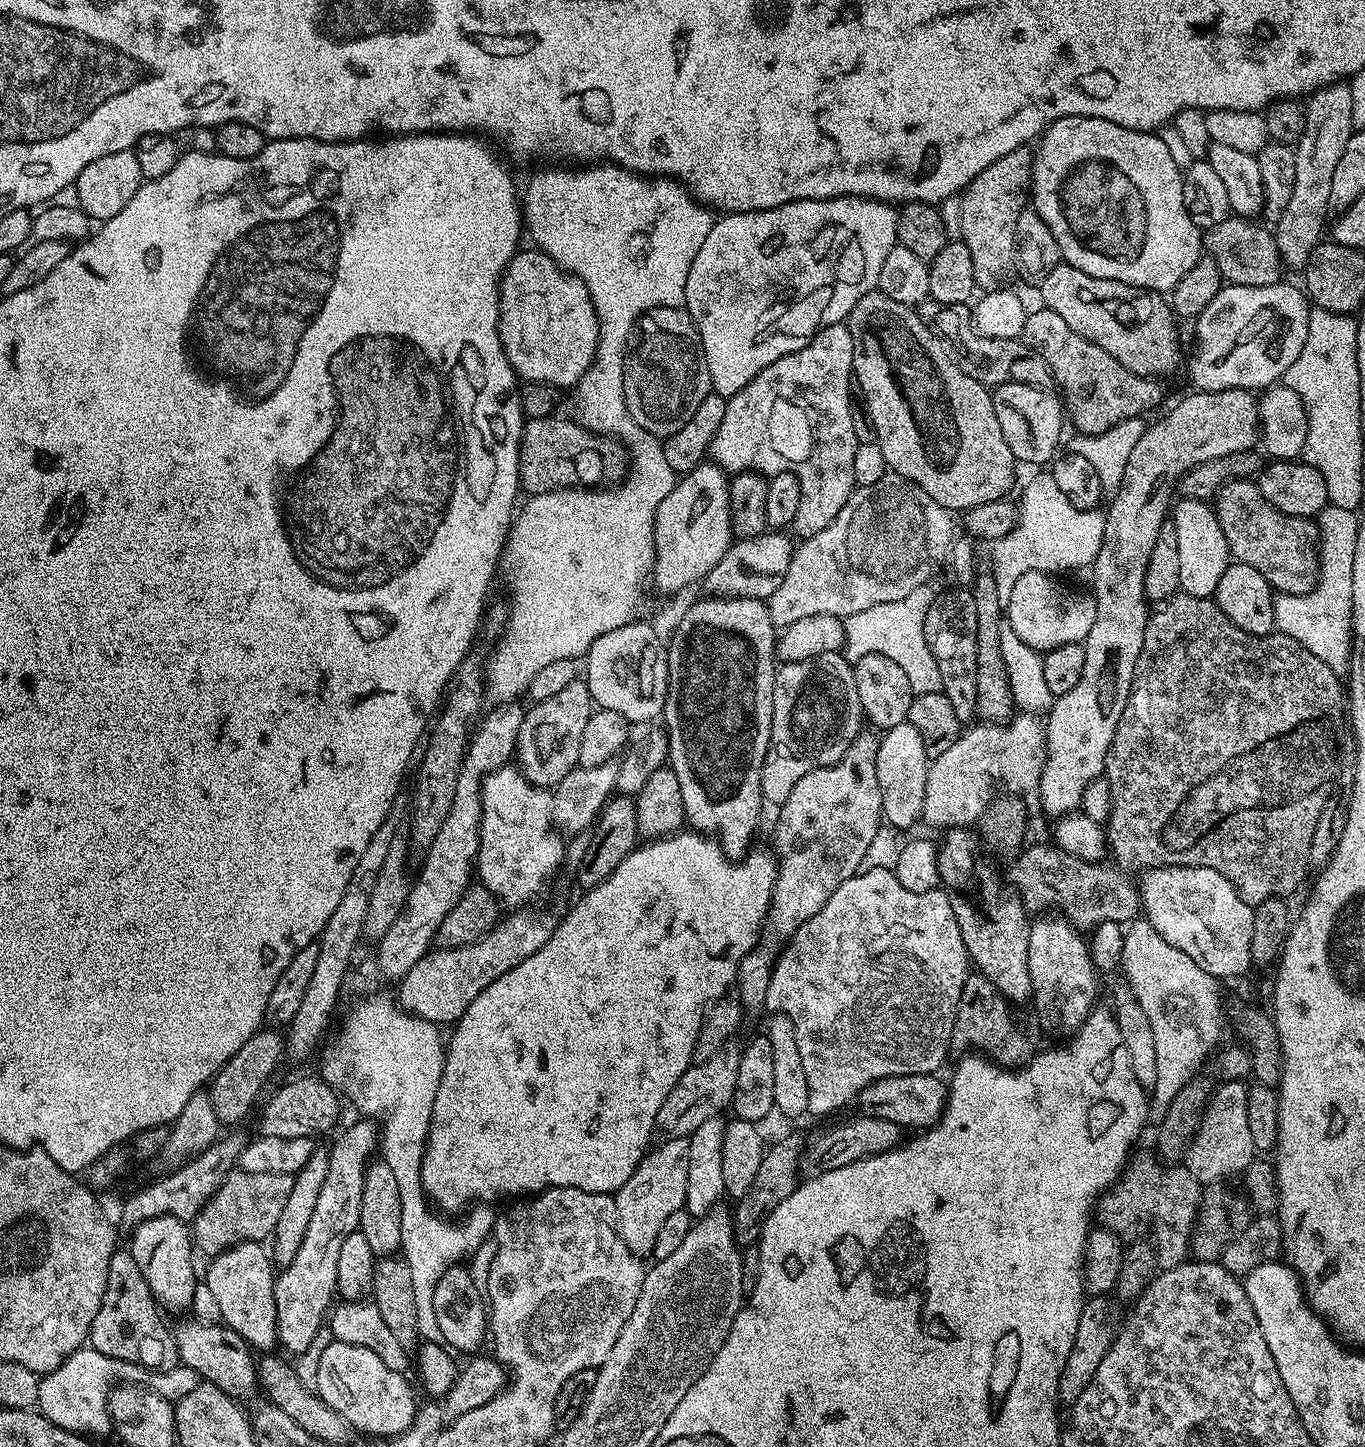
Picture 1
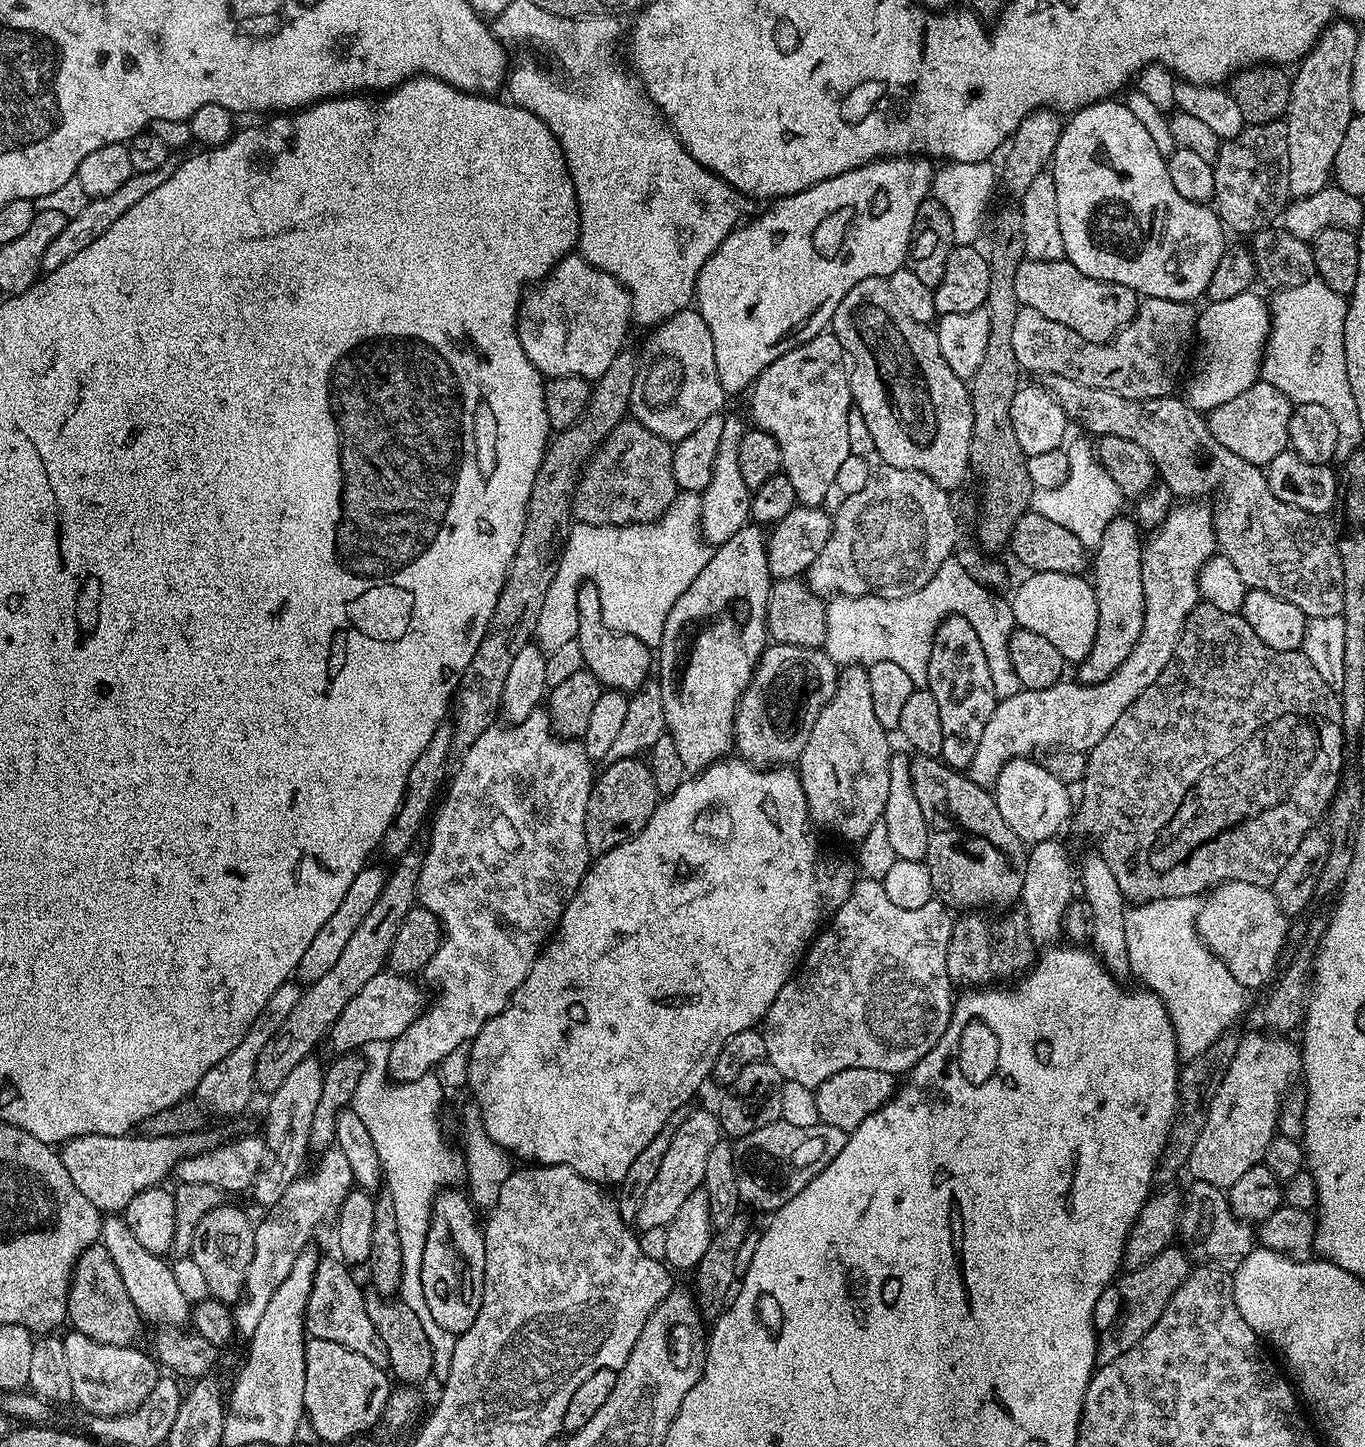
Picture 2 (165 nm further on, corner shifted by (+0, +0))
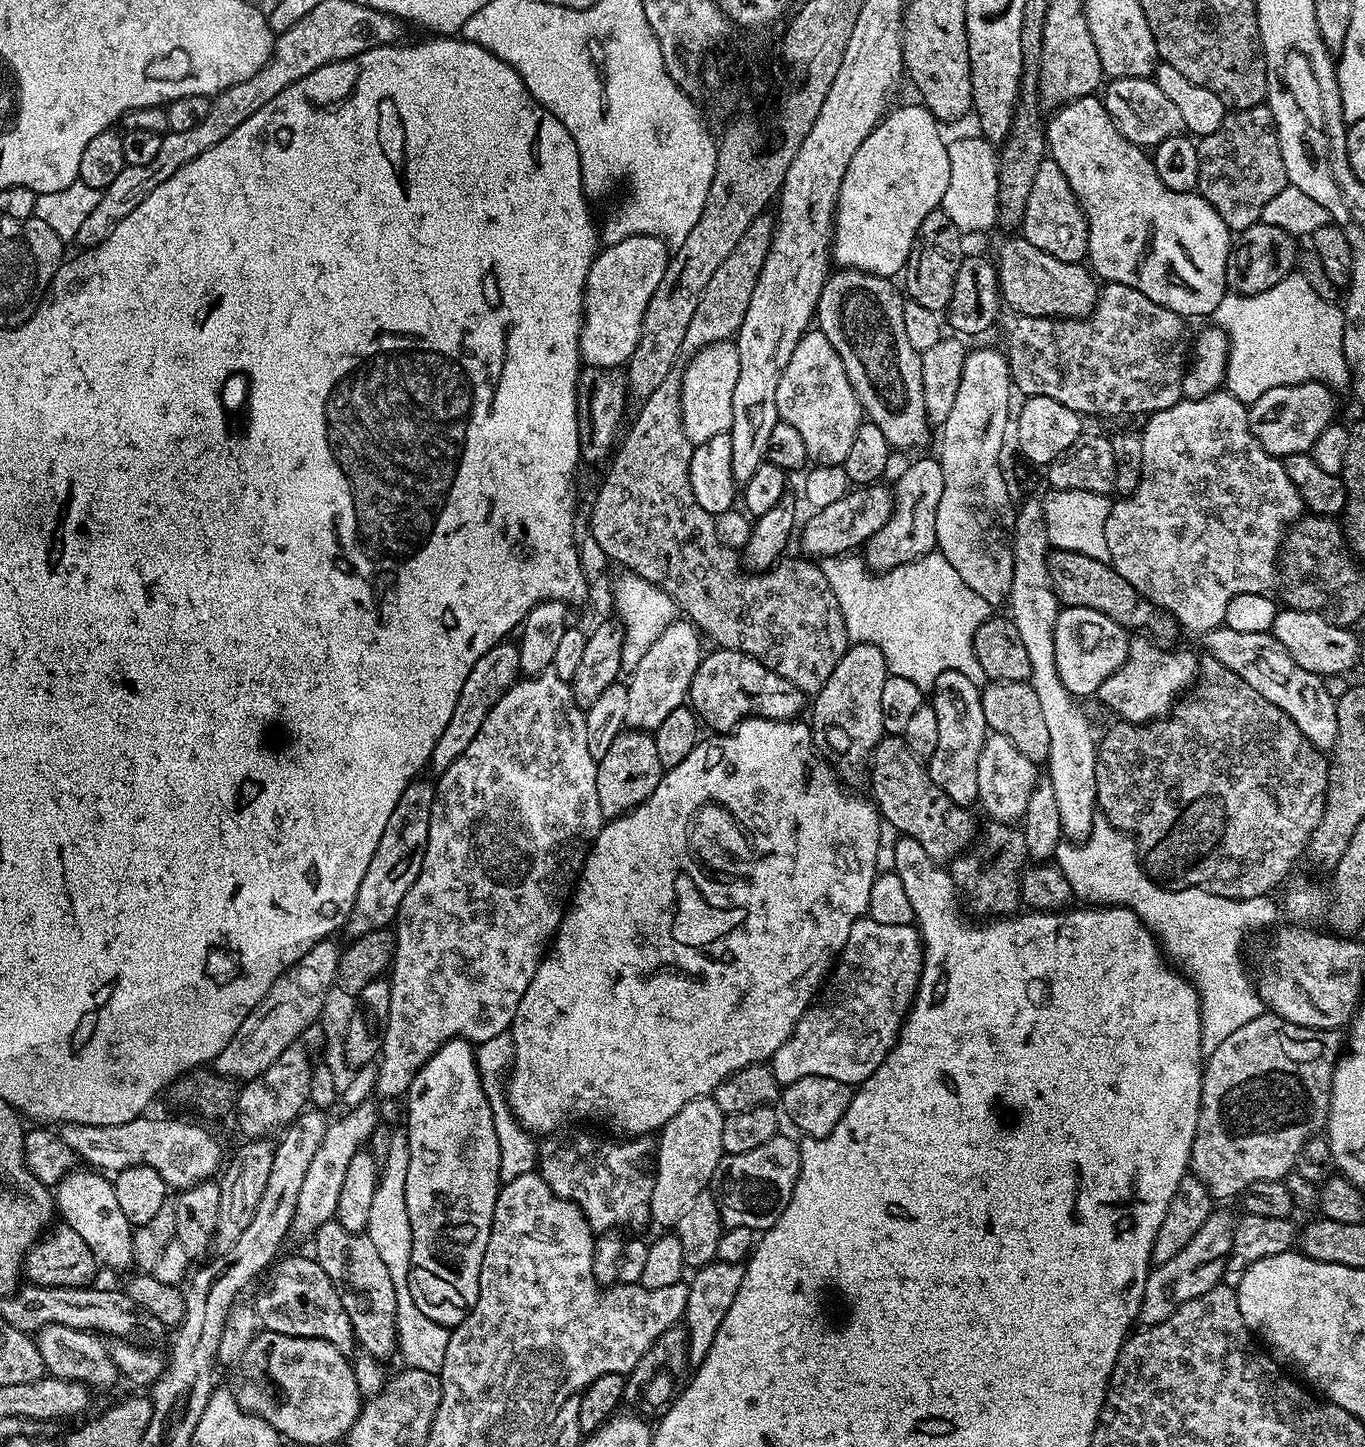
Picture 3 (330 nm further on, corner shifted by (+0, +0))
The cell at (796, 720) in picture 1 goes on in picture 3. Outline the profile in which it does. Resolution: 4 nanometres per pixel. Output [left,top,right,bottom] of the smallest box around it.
[687,647,806,734]

